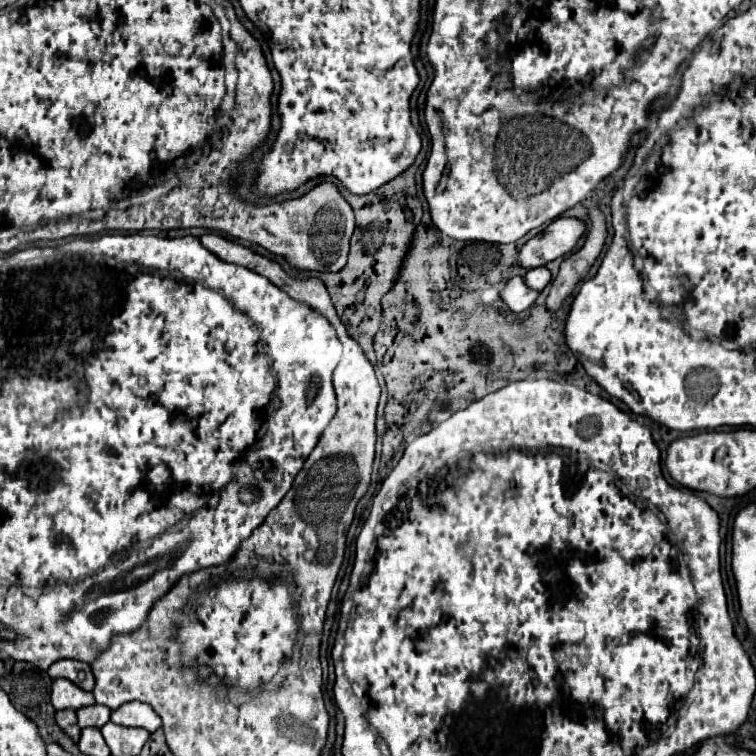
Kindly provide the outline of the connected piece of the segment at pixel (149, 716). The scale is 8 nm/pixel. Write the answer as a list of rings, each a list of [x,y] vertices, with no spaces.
[[[126,703],[124,707],[118,707],[112,711],[112,723],[124,727],[142,727],[148,733],[154,733],[162,725],[160,717],[146,703]]]

